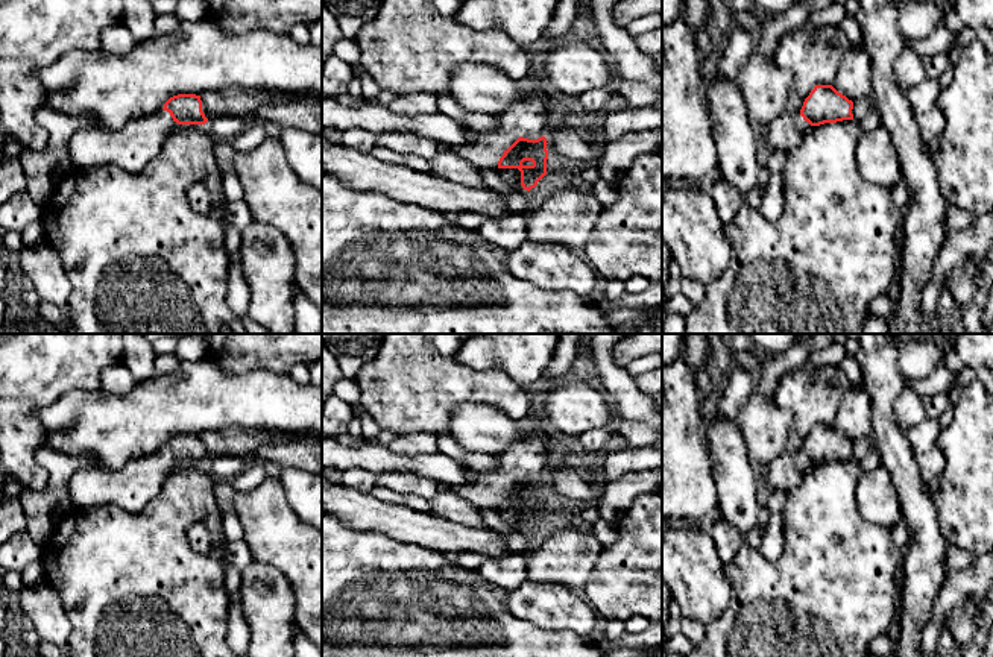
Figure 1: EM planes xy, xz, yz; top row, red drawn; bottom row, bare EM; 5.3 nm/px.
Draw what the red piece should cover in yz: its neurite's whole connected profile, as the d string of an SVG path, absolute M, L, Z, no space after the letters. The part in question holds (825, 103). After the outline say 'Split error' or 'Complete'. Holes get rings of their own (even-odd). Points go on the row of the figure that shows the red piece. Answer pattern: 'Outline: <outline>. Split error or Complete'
Outline: M815 85L799 114L783 112L761 130L771 150L788 153L811 126L853 120L853 102L832 85Z. Split error

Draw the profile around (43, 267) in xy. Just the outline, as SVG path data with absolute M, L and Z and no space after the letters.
M43 238L35 247L26 244L14 258L41 300L65 308L71 284L55 249Z

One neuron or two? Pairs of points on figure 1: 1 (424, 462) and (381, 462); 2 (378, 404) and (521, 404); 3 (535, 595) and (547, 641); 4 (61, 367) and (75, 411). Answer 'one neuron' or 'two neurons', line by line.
1: one neuron
2: one neuron
3: two neurons
4: two neurons

